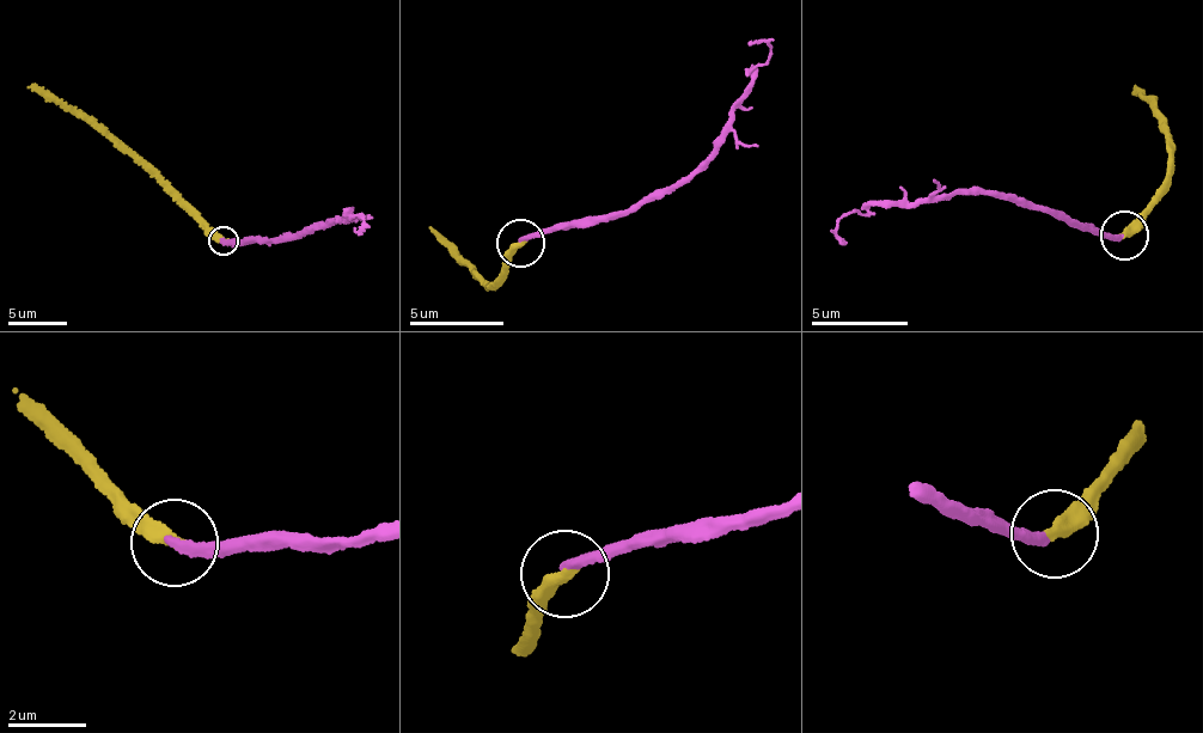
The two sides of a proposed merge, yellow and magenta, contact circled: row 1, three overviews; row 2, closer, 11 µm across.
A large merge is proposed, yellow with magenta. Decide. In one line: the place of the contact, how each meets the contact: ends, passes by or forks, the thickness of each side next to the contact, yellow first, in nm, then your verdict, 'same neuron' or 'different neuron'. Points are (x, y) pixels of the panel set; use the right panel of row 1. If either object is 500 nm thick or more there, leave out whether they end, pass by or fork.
place (1124, 236); yellow ends; magenta ends; calibres 320 and 260 nm; same neuron

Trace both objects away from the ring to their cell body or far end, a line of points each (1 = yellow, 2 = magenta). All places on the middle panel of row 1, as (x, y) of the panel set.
1: (520, 244), (495, 292), (481, 286), (459, 256), (429, 227)
2: (520, 240), (586, 218), (646, 205), (690, 182), (740, 103), (750, 71), (767, 62), (771, 47), (751, 41)

